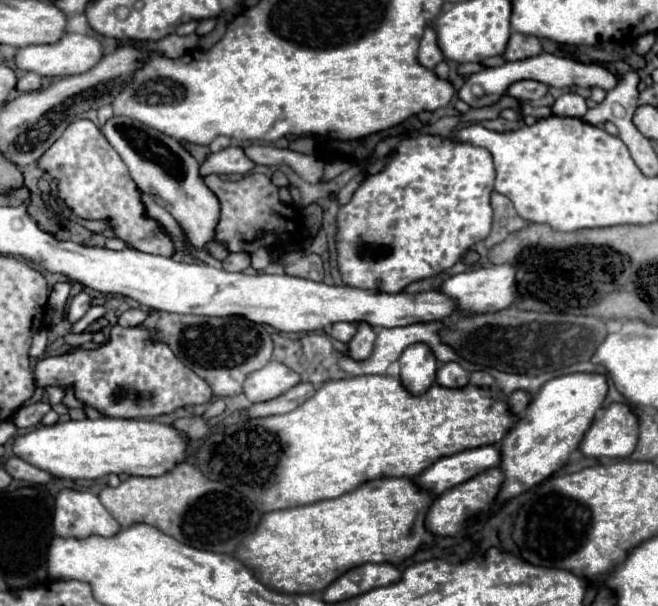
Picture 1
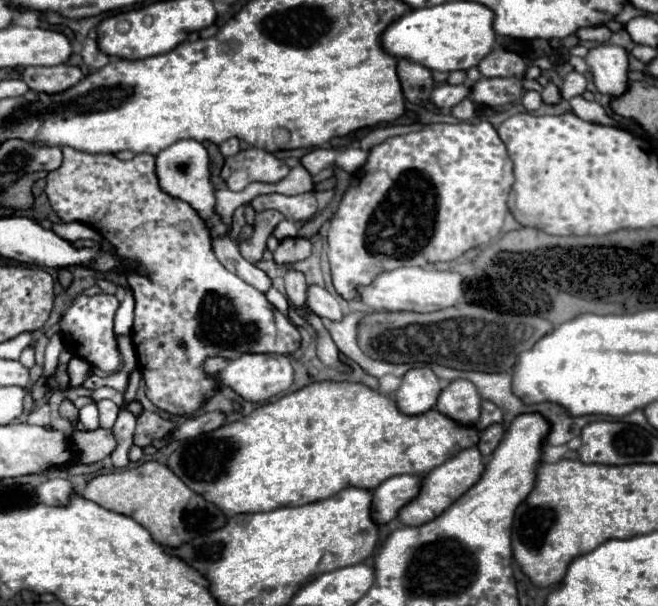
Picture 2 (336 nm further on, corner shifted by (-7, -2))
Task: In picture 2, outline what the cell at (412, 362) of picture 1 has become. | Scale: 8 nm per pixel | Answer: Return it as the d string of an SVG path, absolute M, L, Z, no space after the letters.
M413 368L403 376L403 382L395 392L395 402L403 414L417 416L435 406L439 392L441 382L431 368Z

